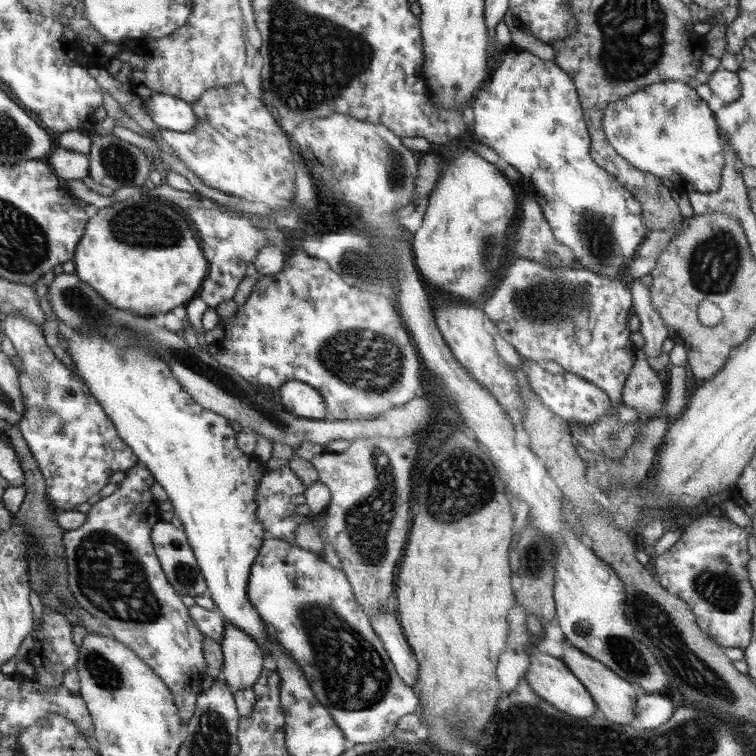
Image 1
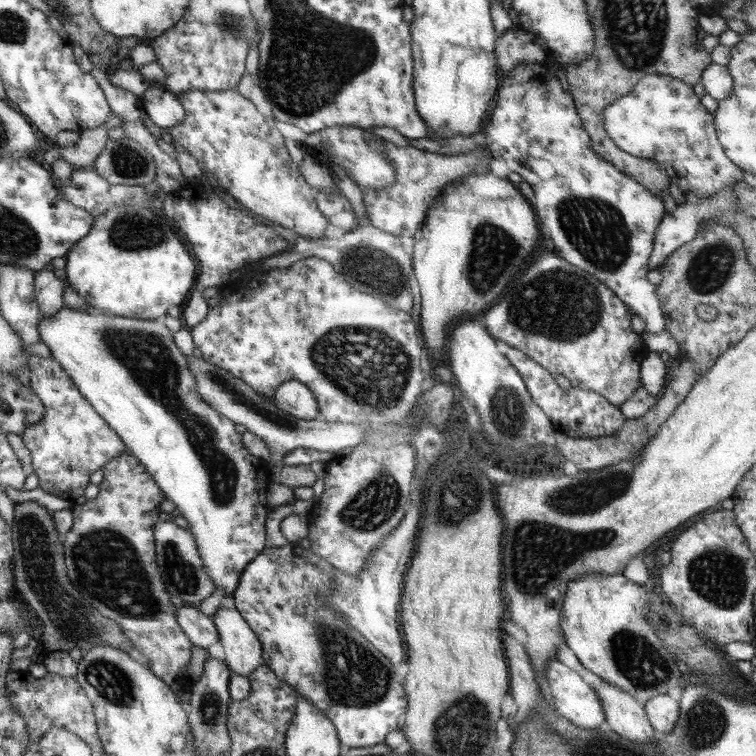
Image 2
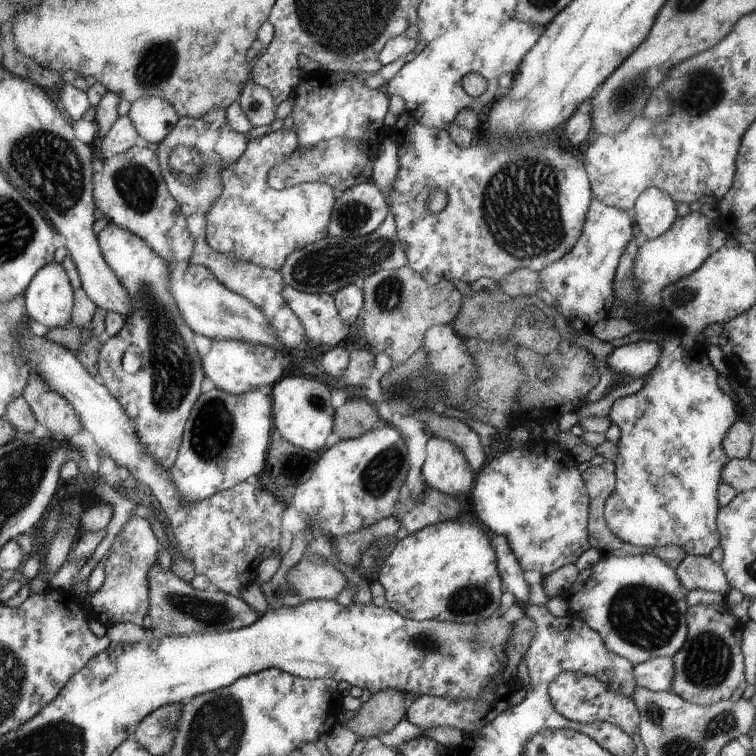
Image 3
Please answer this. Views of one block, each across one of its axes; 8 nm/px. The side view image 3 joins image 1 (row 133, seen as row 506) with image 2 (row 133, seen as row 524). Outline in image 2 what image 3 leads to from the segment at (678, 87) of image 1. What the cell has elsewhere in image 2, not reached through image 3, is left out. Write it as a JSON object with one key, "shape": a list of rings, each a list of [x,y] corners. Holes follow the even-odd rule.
{"shape":[[[649,74],[637,82],[636,88],[606,107],[602,122],[609,137],[628,155],[650,159],[660,164],[670,175],[672,184],[676,184],[693,198],[708,198],[734,187],[742,179],[742,170],[725,154],[720,136],[714,126],[714,116],[694,93],[693,86],[681,79],[665,74]]]}

